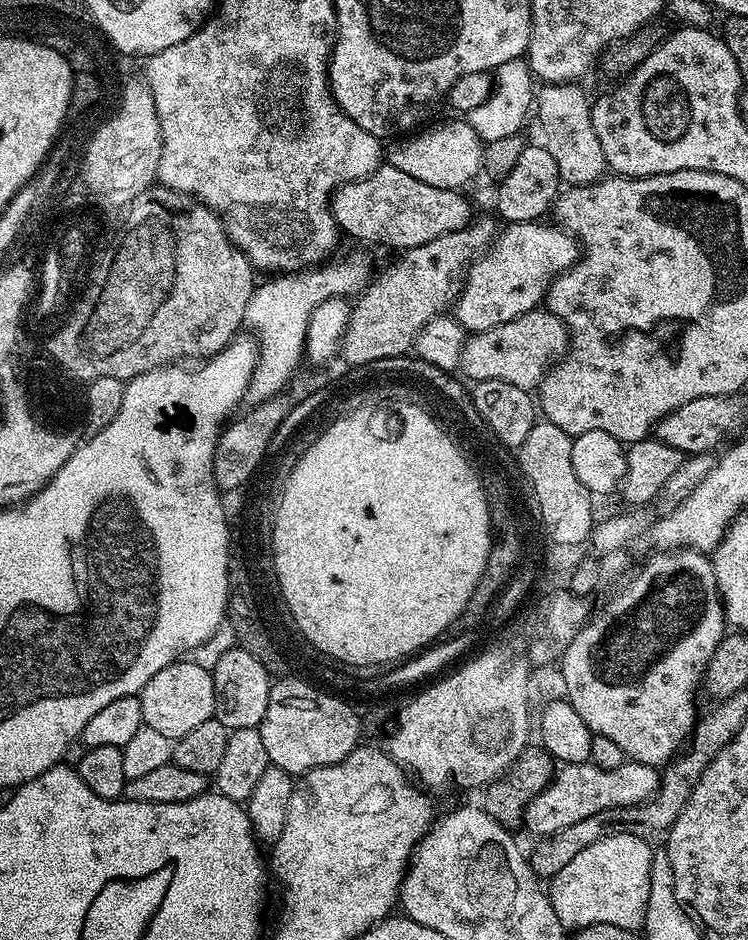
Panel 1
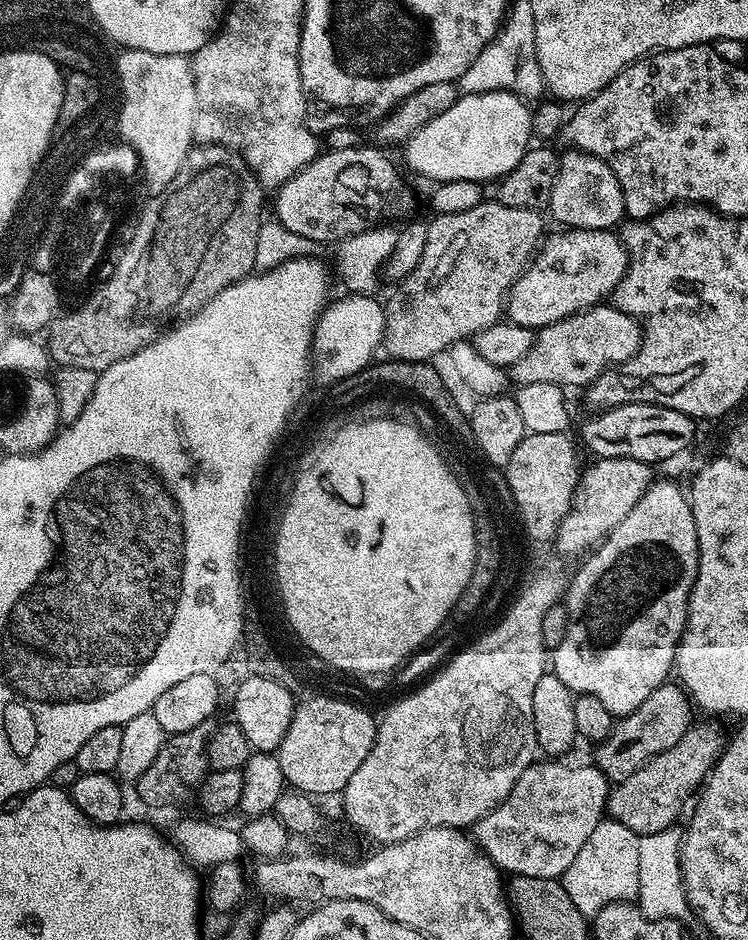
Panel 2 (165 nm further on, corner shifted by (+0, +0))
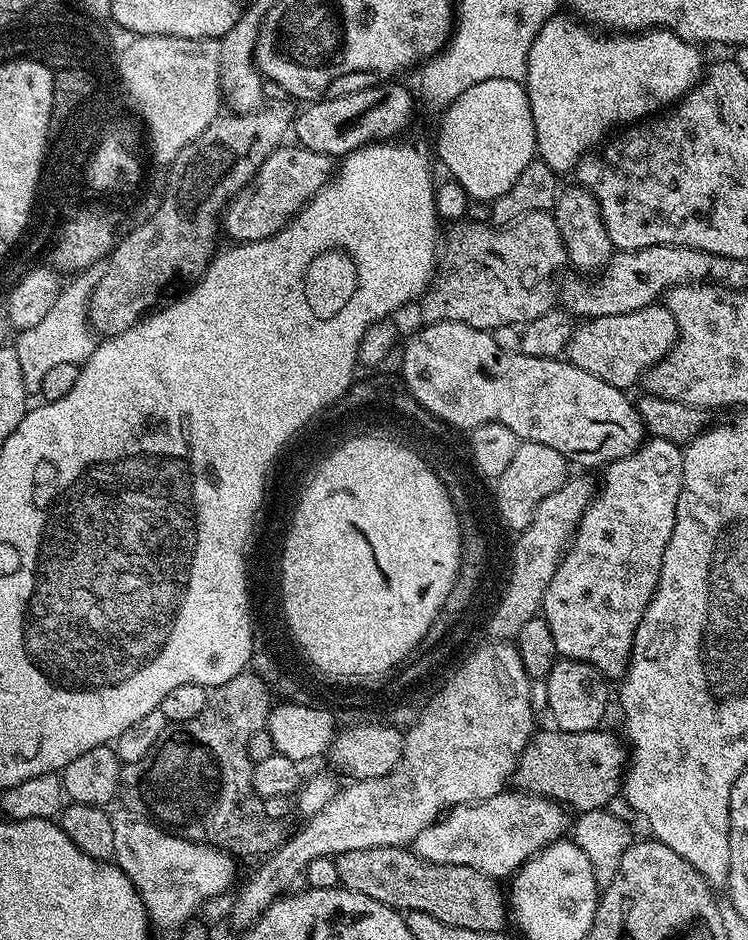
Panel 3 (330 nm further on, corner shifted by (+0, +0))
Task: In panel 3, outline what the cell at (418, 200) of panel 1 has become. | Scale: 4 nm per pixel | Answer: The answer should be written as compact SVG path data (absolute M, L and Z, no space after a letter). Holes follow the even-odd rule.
M288 142L262 162L259 174L222 213L222 228L232 242L265 240L282 230L319 194L334 172L333 157Z

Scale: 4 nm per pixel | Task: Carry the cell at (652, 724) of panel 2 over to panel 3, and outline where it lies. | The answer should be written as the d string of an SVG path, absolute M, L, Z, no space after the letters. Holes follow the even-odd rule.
M605 730L594 732L552 732L537 731L522 750L520 761L516 764L514 784L519 791L532 796L544 796L569 809L576 808L577 813L589 812L595 808L607 809L615 796L621 795L624 787L624 773L630 759L629 749L619 735Z

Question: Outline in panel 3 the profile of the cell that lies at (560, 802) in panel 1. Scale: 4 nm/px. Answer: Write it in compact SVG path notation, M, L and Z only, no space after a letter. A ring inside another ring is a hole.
M505 790L479 804L459 804L457 808L448 809L416 836L414 851L429 864L457 864L484 872L487 876L508 878L529 858L561 839L567 828L569 831L570 816L568 820L567 814L565 805L544 796Z

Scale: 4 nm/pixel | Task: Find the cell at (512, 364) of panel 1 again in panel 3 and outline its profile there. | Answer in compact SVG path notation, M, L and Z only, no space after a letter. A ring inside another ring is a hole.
M657 302L630 314L614 314L577 323L572 329L566 359L569 364L578 366L578 370L586 370L586 374L594 374L594 378L602 378L602 382L610 382L610 386L628 390L672 349L677 339L674 314Z

